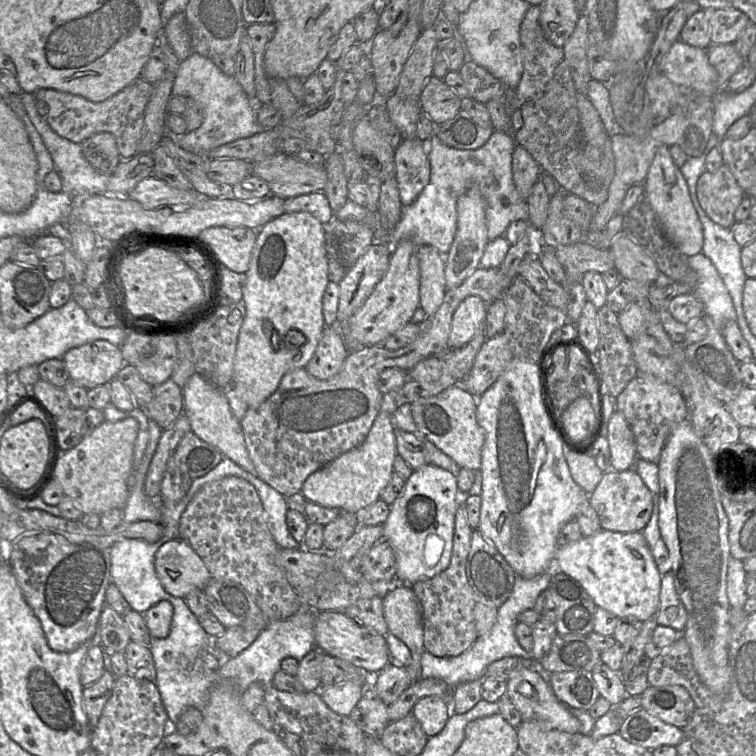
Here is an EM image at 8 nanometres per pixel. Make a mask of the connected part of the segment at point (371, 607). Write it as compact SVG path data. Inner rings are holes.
M381 597L358 600L343 612L357 623L370 627L383 636L389 632Z

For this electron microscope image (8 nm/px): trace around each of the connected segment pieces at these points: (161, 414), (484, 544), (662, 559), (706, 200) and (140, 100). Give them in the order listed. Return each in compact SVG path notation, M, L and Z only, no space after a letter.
M171 379L153 387L153 398L146 411L163 430L170 427L183 414L182 389Z
M474 529L466 575L476 602L499 608L511 595L516 573L496 547Z
M652 494L653 509L649 522L642 530L642 534L647 542L650 552L654 558L657 569L661 575L671 572L671 561L669 558L669 552L665 542L663 541L658 520L659 520L659 508L658 508L658 495Z
M723 164L715 172L705 171L698 179L696 191L707 216L724 228L732 228L735 212L746 195L730 169Z
M138 77L124 89L102 102L92 102L78 95L49 88L38 89L34 95L37 100L48 104L49 111L45 119L59 136L81 144L95 134L111 133L115 137L121 160L129 160L137 154L144 127L145 109L153 90L153 84Z

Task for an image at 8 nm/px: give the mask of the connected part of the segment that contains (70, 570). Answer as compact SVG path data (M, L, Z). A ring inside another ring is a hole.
M29 531L18 538L13 544L7 545L8 562L11 565L14 577L23 593L23 596L35 616L39 619L49 647L59 653L72 652L87 641L97 641L98 622L100 614L106 605L105 594L111 583L110 569L111 559L108 548L95 546L90 543L75 544L68 541L64 536L47 531Z

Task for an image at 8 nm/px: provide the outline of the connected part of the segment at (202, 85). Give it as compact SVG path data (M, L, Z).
M192 52L181 61L174 77L172 95L193 98L202 108L202 125L177 139L185 150L206 155L211 150L238 139L247 138L264 131L257 122L257 101L250 99L234 76L224 74L212 59Z

